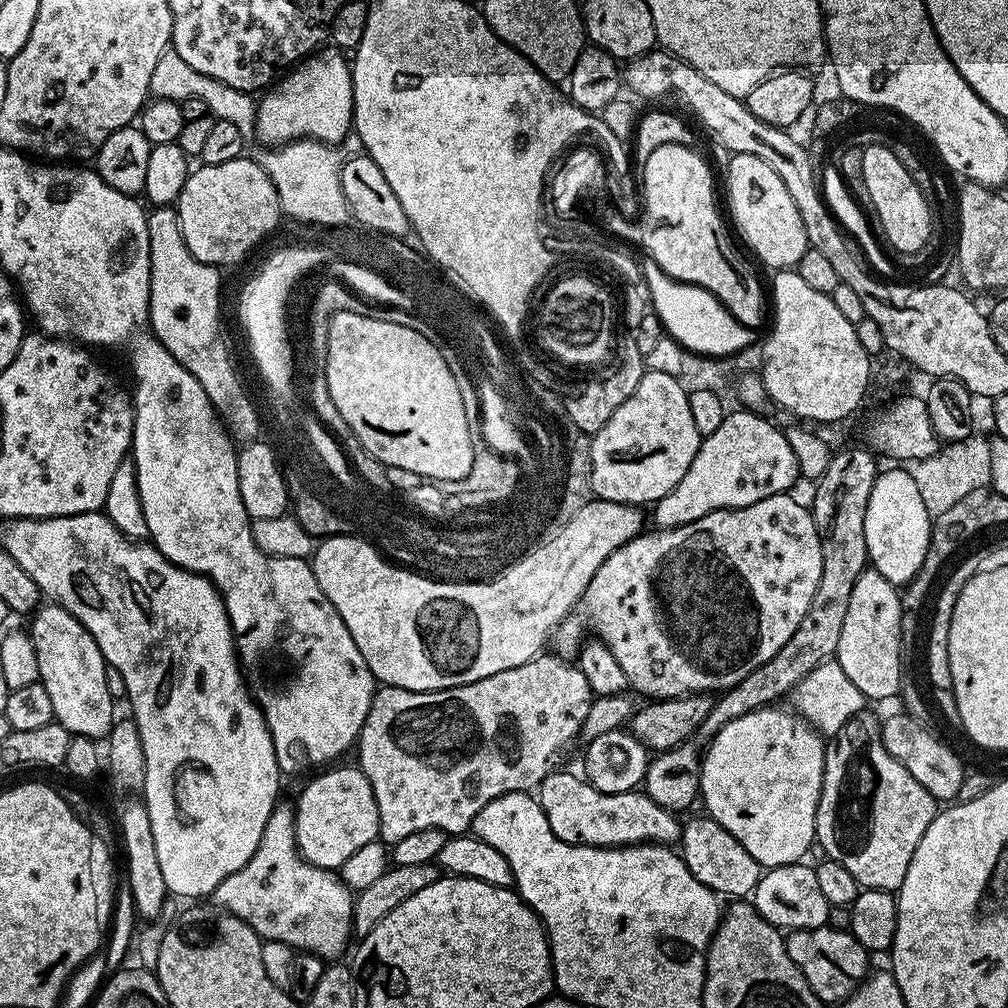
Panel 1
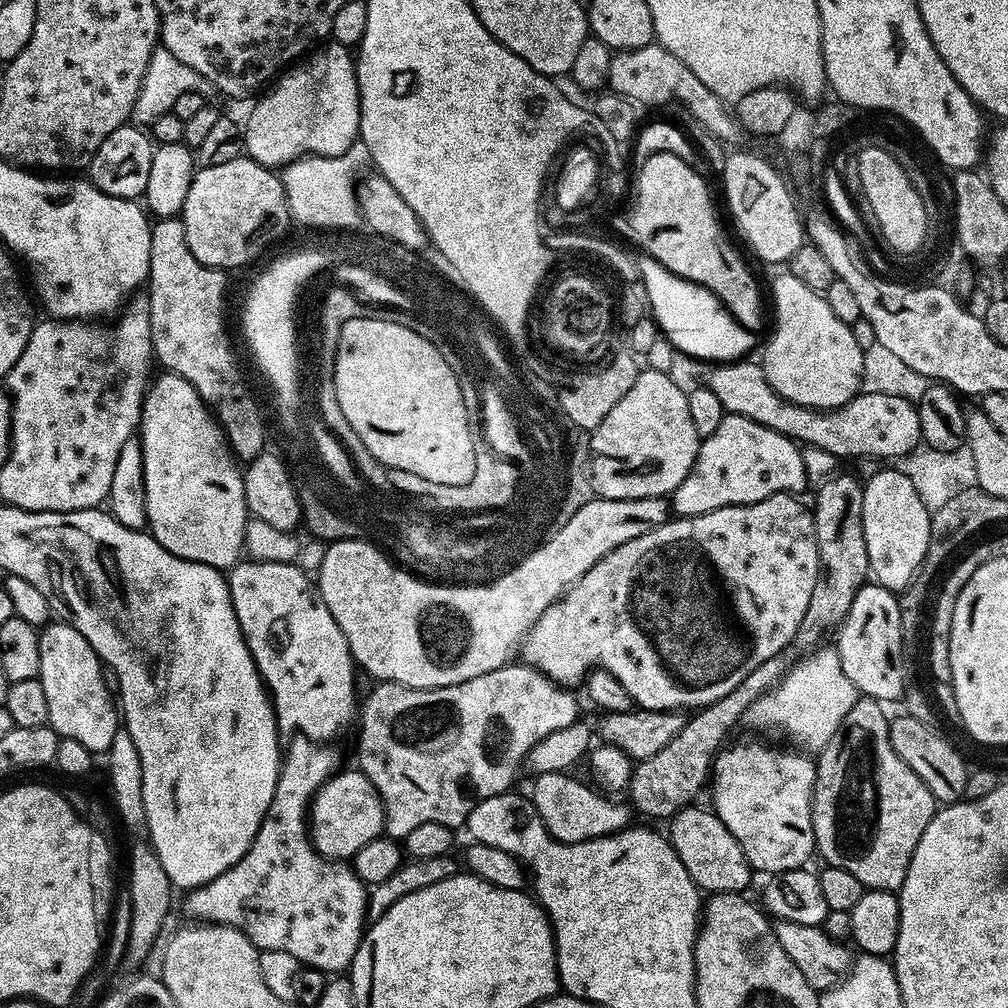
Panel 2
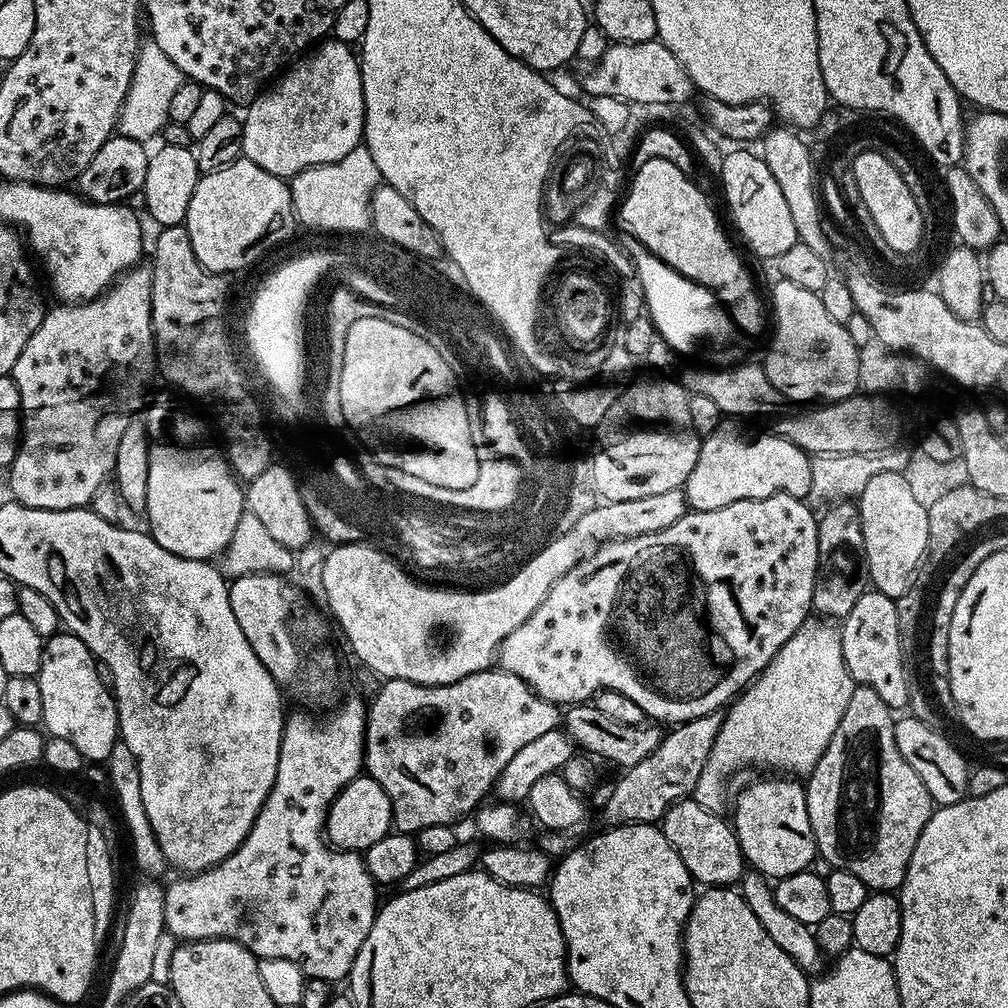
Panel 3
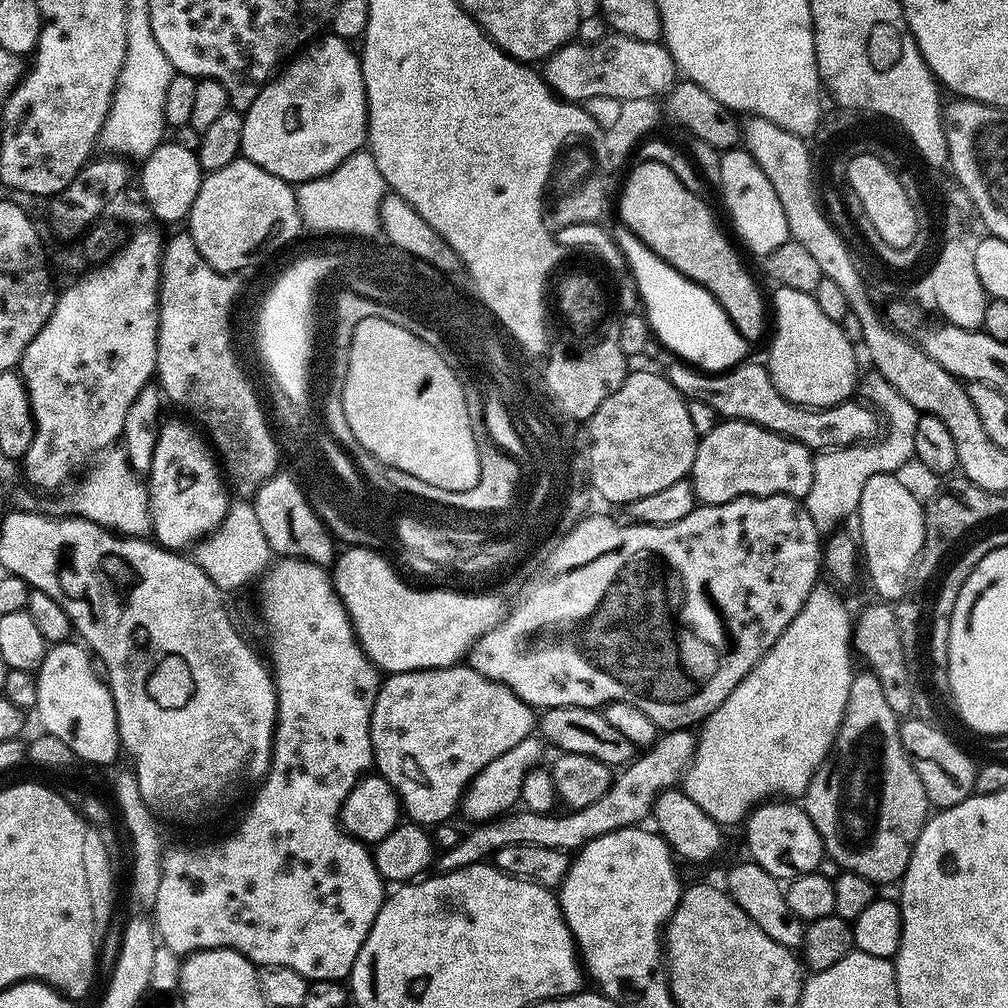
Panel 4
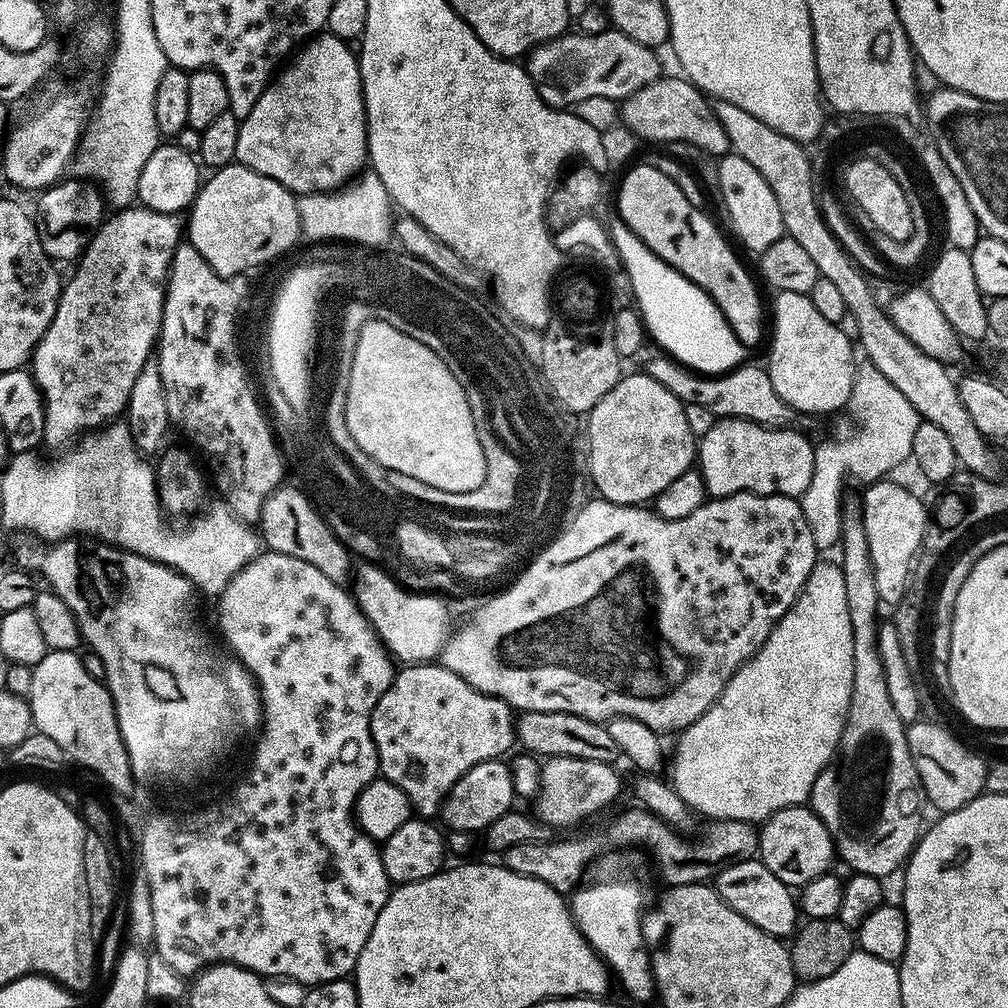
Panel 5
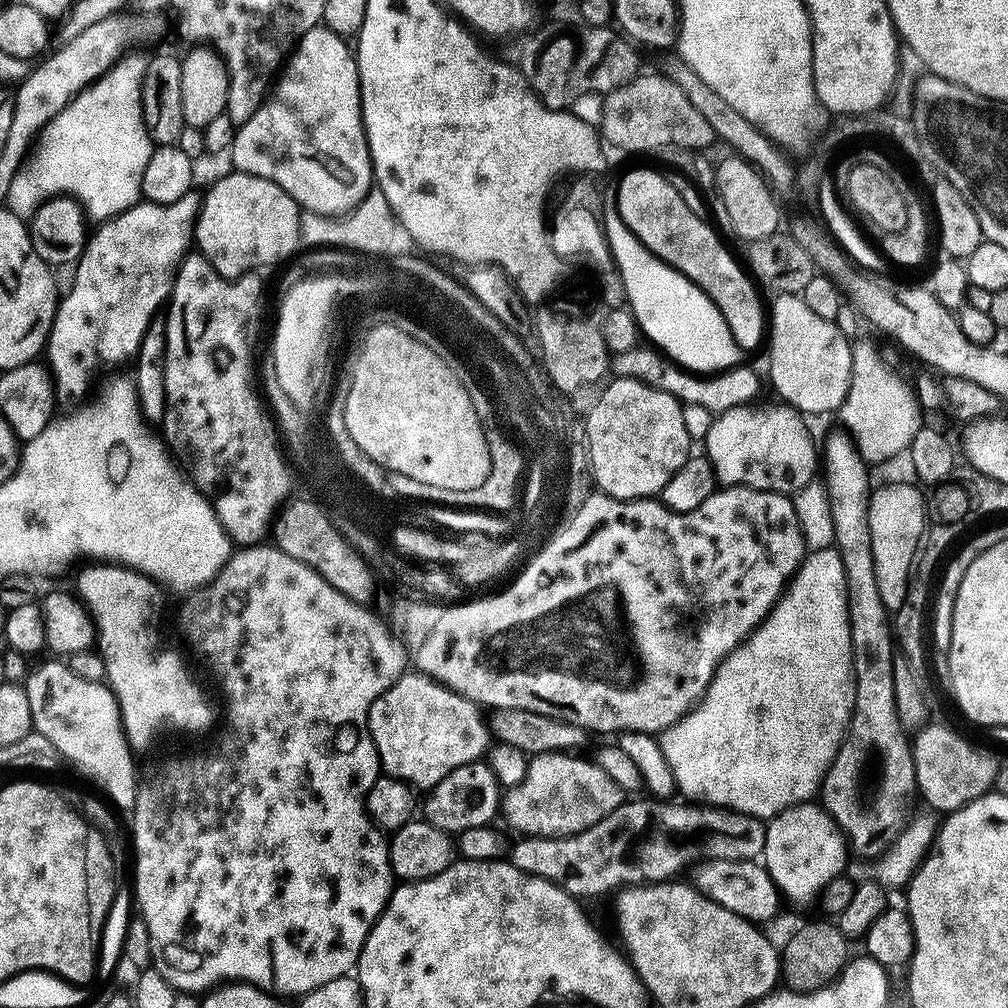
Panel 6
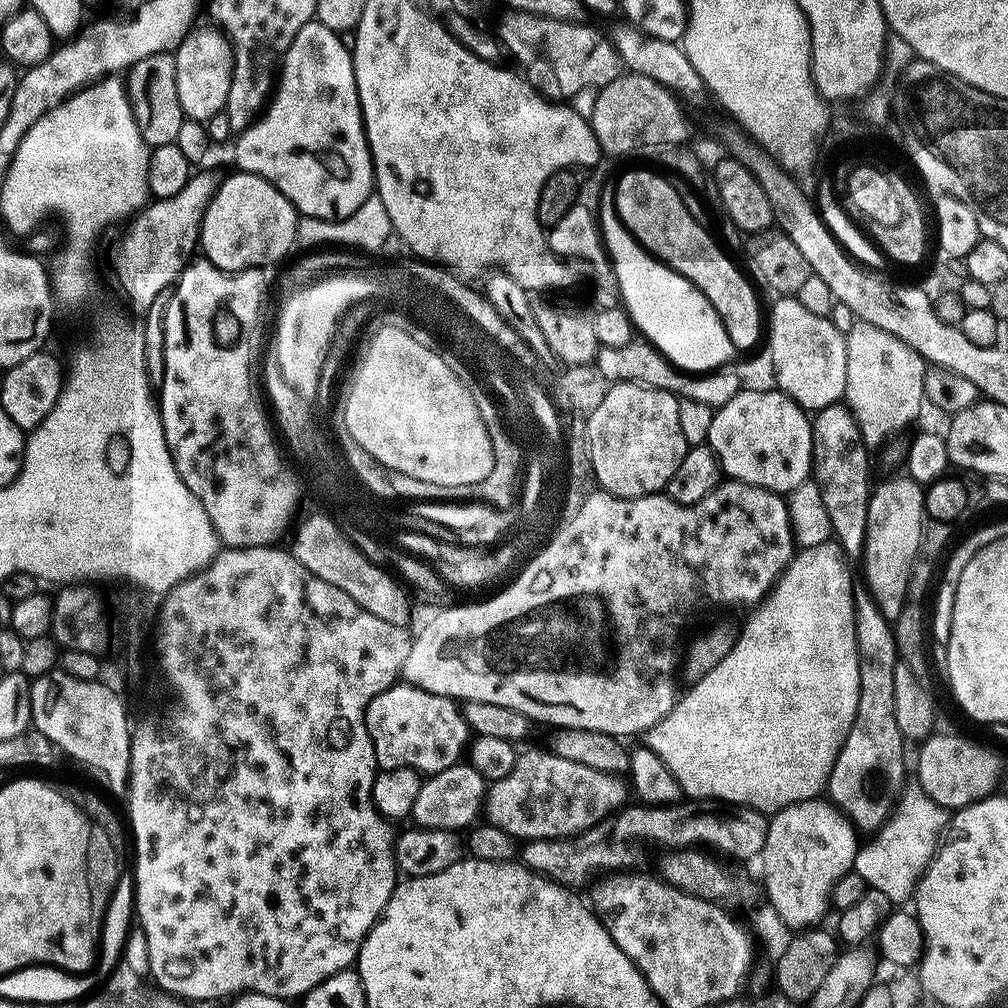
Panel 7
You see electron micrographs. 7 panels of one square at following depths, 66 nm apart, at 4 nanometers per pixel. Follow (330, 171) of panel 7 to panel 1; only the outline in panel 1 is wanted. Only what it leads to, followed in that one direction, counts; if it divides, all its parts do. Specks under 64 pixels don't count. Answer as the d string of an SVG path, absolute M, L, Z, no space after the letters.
M324 46L313 52L311 56L304 57L304 59L299 61L287 74L281 75L279 79L271 85L270 90L265 91L263 95L259 97L256 106L255 139L260 139L261 142L264 143L264 146L279 146L281 144L287 144L289 140L320 140L324 144L336 146L339 145L340 141L348 137L354 128L354 117L352 115L352 65L349 57L346 58L344 56L347 55L345 55L341 49L335 46Z

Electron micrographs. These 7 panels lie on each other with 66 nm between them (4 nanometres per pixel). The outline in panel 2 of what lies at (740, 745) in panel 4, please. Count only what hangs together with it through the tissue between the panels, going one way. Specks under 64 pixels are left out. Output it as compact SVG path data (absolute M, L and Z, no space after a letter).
M821 646L801 656L771 692L758 698L758 702L746 710L743 723L752 728L765 728L768 732L780 731L796 743L793 745L797 749L819 754L830 738L838 734L857 698L854 682L846 678L835 647Z

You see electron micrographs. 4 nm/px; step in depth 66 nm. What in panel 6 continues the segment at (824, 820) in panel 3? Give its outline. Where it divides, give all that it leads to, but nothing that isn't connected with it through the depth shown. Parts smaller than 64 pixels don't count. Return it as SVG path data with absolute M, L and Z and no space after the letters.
M839 430L829 438L825 444L822 444L822 466L828 470L828 480L826 479L826 487L828 490L828 501L830 502L830 518L834 518L834 538L835 550L842 558L842 566L846 570L846 602L848 603L848 621L850 622L850 646L852 647L852 679L855 680L854 686L854 706L852 707L852 720L848 724L848 735L840 744L838 754L834 758L834 762L830 766L830 770L824 775L824 783L818 793L819 799L822 801L822 807L832 821L840 827L844 833L844 839L851 851L856 852L860 856L872 856L876 858L881 855L882 848L872 844L879 836L884 836L887 832L896 834L901 831L909 823L910 817L913 815L912 803L918 800L918 789L916 786L916 771L914 770L914 762L912 761L912 746L910 743L909 733L906 731L903 724L898 718L898 710L896 709L896 699L894 698L894 666L892 657L894 655L894 633L893 625L890 623L890 613L887 606L882 602L882 594L878 594L878 578L874 575L874 542L870 542L870 510L868 509L868 497L870 491L867 486L867 476L869 465L865 464L860 459L855 444L852 443L852 437L847 431Z

